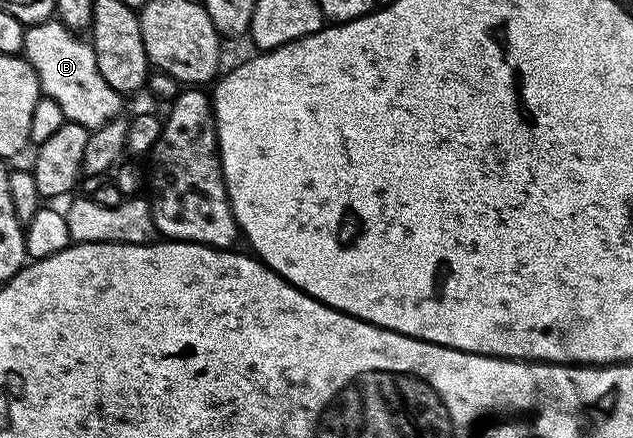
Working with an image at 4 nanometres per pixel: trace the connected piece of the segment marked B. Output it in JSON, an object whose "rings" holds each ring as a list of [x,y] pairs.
{"rings":[[[58,18],[30,24],[23,35],[22,54],[38,75],[40,92],[61,105],[66,122],[94,129],[105,125],[110,119],[120,118],[124,96],[113,89],[105,77],[101,77],[90,42],[59,22]]]}

